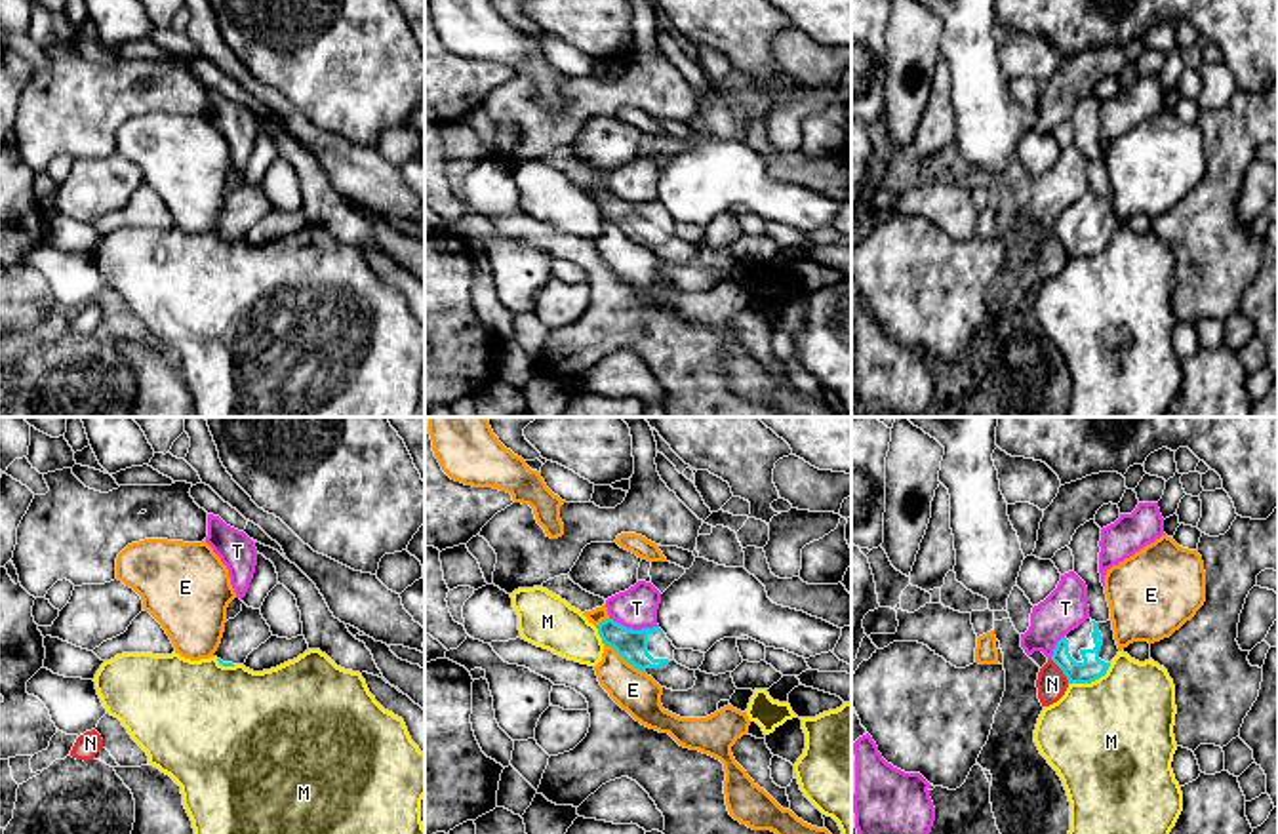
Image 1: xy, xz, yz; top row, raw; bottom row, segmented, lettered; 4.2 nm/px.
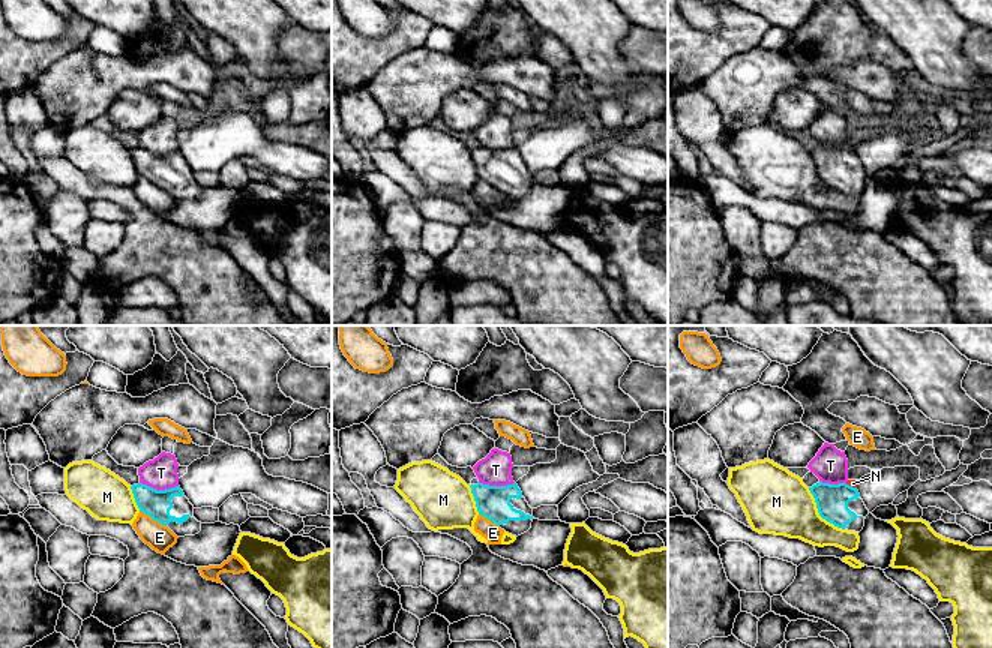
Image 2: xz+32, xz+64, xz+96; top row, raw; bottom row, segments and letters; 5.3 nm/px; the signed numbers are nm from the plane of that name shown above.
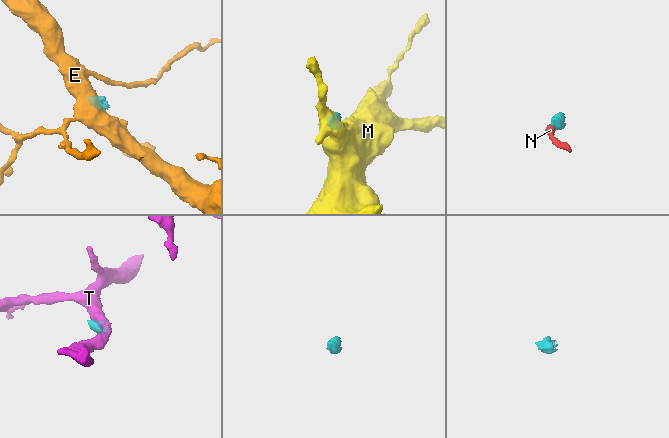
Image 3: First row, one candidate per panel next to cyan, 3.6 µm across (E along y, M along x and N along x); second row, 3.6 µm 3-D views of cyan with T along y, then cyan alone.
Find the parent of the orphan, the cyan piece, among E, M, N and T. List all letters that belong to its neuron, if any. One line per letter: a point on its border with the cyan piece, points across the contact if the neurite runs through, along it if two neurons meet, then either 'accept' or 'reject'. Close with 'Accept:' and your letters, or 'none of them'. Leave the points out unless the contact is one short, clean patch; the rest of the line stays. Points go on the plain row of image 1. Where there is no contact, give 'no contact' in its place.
E: meets cyan in xz at (625, 233); border along xz (604, 216), (644, 246); reject
M: meets cyan in yz at (1092, 254); border along yz (1111, 237), (1098, 252), (1069, 258); reject
N: meets cyan in yz at (1061, 242); border along yz (1050, 233), (1069, 256); reject
T: meets cyan in xz at (635, 204); border along xz (610, 191), (633, 202), (658, 200); reject
Accept: none of them

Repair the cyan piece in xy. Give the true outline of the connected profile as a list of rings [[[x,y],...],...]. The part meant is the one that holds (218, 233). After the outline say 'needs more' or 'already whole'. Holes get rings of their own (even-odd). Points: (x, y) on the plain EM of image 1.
[[[242,177],[242,185],[225,196],[225,206],[213,230],[223,240],[244,238],[248,228],[270,209],[272,206],[261,189],[261,181],[253,183]]]; needs more

